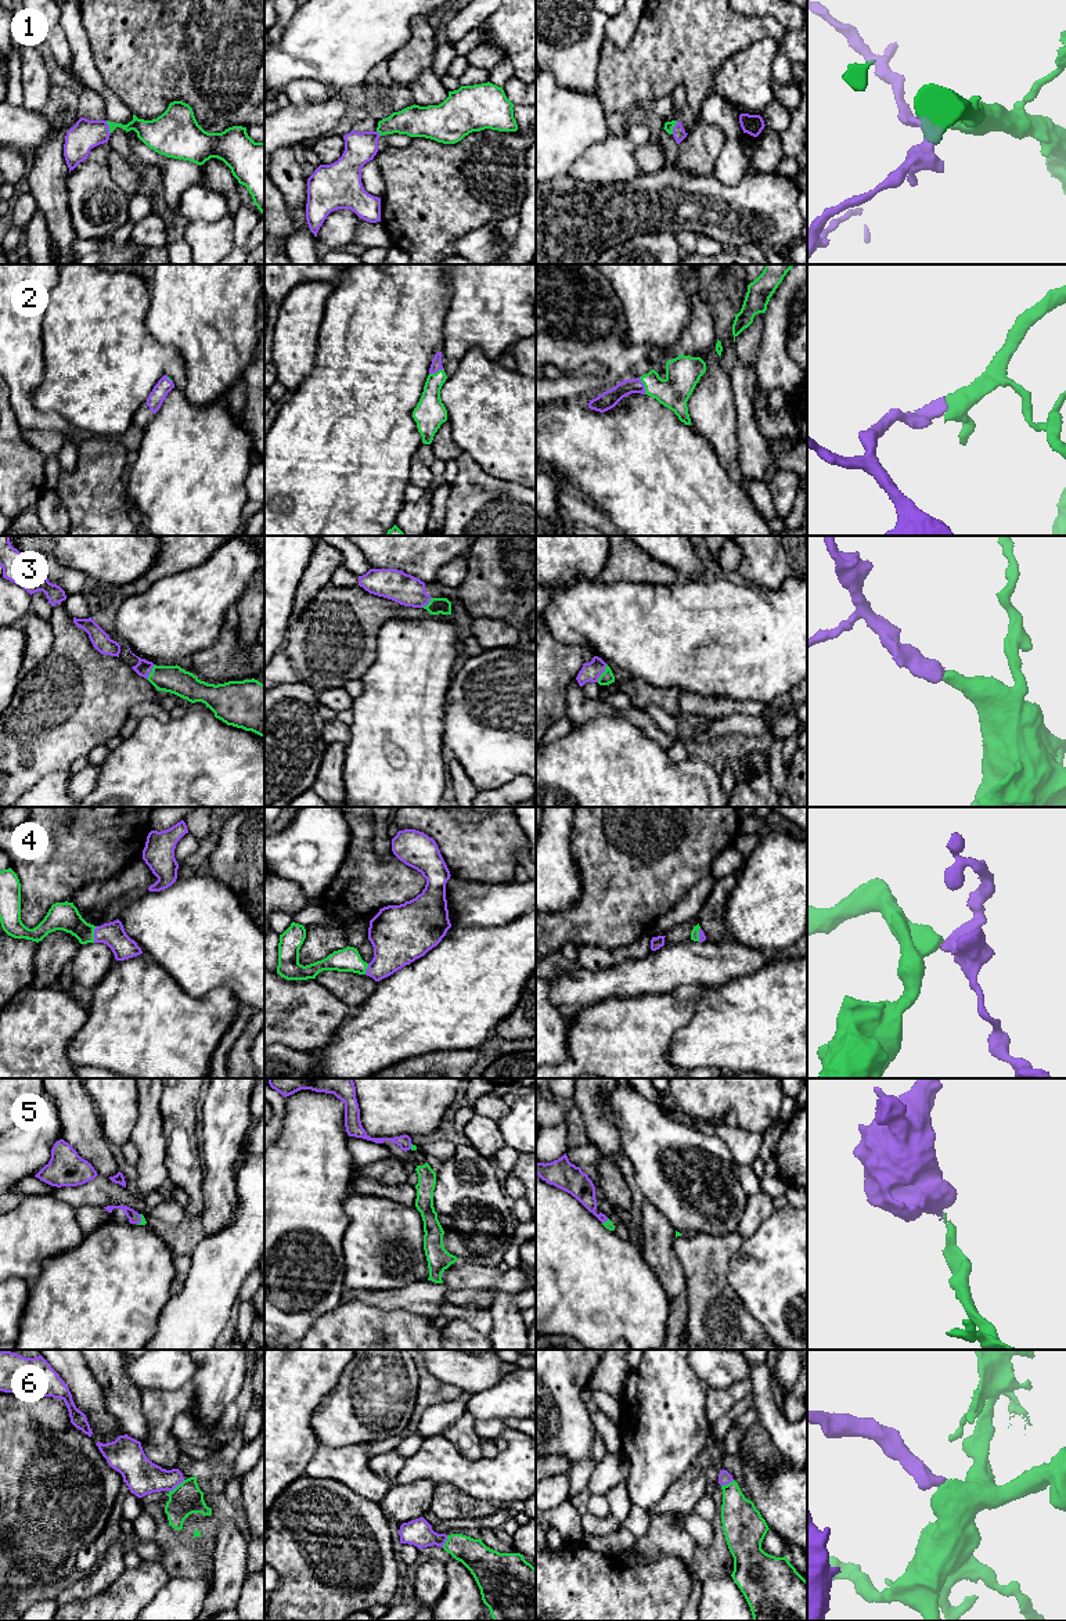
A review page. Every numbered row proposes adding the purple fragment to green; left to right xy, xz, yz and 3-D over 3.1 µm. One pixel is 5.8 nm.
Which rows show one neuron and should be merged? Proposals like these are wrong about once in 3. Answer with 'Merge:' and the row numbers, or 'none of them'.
Merge: 1, 2, 3, 4, 5, 6

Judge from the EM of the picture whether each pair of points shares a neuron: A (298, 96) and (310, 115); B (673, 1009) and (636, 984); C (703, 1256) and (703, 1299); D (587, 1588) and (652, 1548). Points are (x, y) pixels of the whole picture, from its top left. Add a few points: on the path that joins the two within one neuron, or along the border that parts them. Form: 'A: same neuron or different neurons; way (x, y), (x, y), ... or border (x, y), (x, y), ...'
A: different neurons; border (330, 89), (321, 101), (290, 104)
B: different neurons; border (670, 993), (643, 993), (618, 998)
C: same neuron; way (703, 1267), (703, 1288)
D: different neurons; border (652, 1562), (677, 1558), (684, 1564)

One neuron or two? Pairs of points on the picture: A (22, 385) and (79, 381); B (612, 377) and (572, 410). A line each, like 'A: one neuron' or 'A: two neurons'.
A: two neurons
B: two neurons

